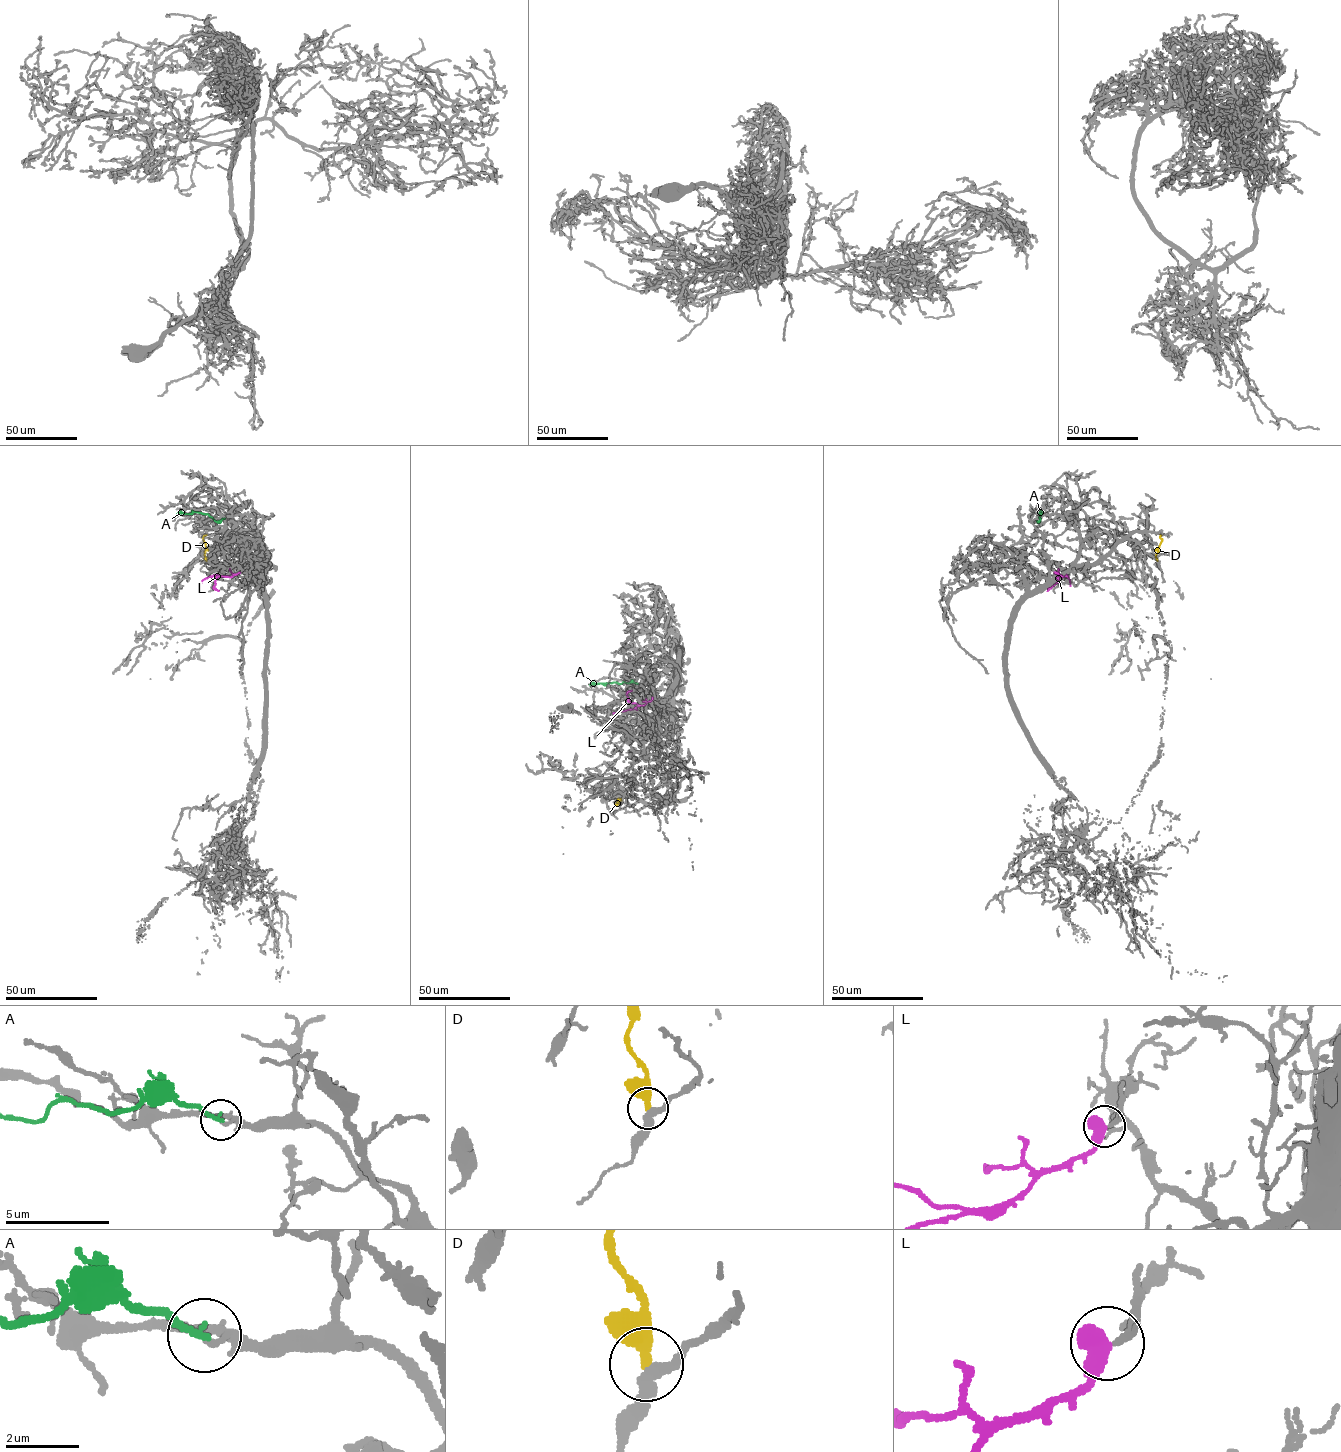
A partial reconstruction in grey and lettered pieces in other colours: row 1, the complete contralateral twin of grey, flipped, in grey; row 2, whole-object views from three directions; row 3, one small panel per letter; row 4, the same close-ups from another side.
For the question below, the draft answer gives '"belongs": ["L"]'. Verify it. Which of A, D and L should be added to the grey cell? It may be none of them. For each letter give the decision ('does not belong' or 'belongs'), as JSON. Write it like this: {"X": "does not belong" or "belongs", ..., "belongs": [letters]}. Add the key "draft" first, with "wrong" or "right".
{"draft": "right", "A": "does not belong", "D": "does not belong", "L": "belongs", "belongs": ["L"]}

